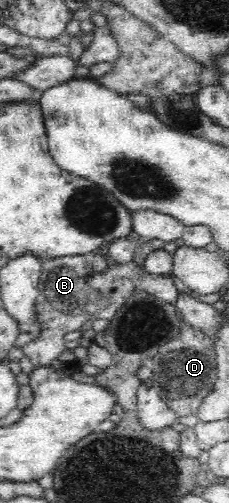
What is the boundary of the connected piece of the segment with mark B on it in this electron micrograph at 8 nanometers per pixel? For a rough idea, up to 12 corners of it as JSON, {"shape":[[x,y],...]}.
{"shape":[[83,255],[43,261],[44,333],[23,349],[51,367],[67,333],[110,320],[135,288],[174,305],[170,276],[132,261],[96,271]]}

